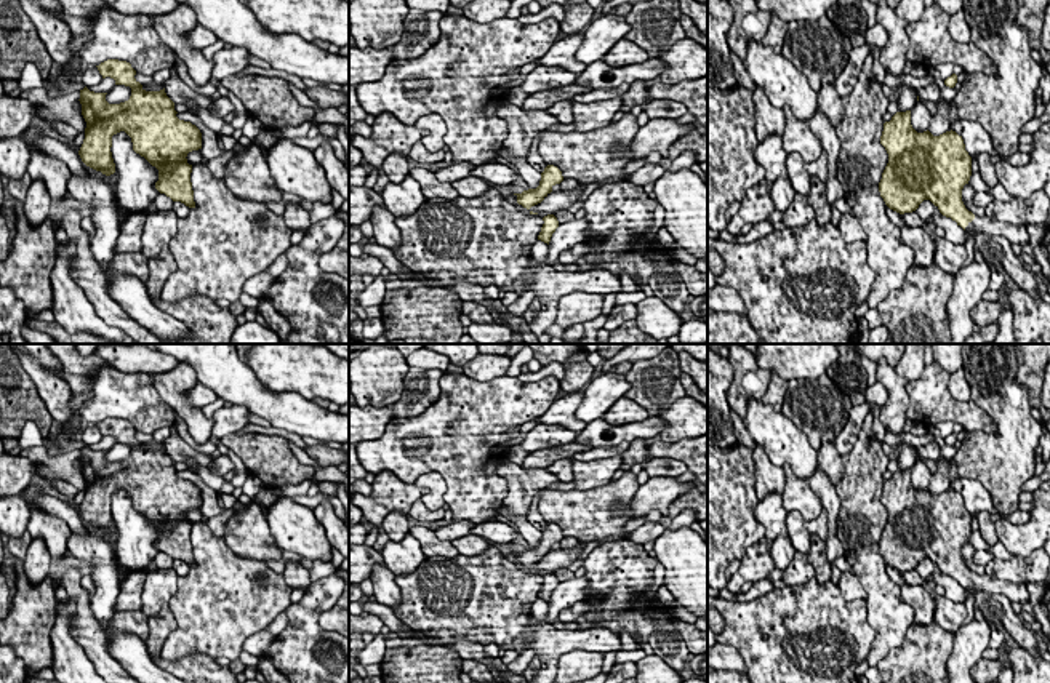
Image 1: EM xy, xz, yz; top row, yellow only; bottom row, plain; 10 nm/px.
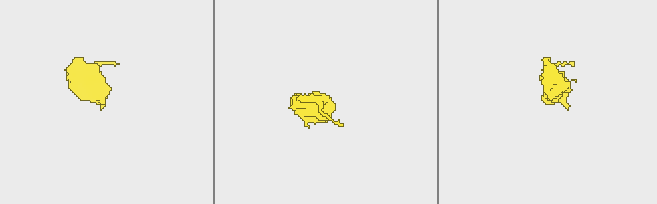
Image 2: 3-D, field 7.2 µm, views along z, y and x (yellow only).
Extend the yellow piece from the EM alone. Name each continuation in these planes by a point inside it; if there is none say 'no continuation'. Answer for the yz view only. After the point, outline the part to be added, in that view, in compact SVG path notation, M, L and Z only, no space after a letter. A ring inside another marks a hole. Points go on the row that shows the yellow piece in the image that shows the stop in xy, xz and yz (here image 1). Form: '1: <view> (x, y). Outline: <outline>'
1: yz (1017, 234). Outline: M975 216L965 230L981 232L988 235L1002 235L1015 245L1026 245L1031 242L1026 226L994 221L989 216Z

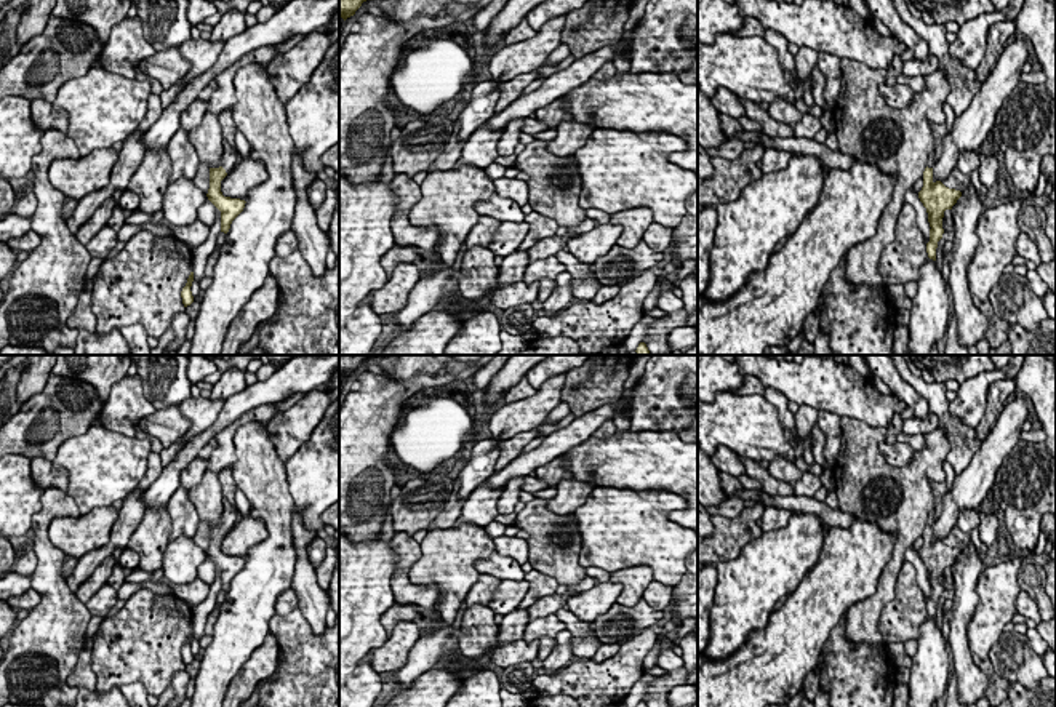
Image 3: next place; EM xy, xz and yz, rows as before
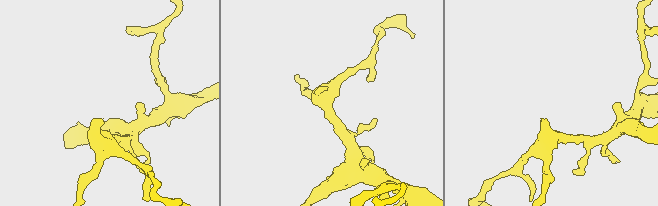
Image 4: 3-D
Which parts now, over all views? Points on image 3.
1: xy (229, 154). Outline: M226 139L222 141L222 158L221 158L221 166L226 170L229 174L232 171L232 166L237 162L238 150L237 147L232 147Z

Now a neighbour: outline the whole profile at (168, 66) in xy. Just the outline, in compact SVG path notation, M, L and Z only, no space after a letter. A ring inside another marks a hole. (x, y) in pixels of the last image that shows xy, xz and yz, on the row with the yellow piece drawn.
M173 46L142 59L139 69L158 80L163 90L170 90L187 75L190 62L181 56L179 46Z

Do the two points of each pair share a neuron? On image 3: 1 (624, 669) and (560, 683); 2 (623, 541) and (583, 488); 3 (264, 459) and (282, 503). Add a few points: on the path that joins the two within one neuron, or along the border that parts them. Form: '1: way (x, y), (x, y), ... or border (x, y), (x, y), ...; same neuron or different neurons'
1: way (608, 682), (576, 682); same neuron
2: border (596, 485), (573, 512); different neurons
3: way (264, 471), (264, 485), (271, 491); same neuron

